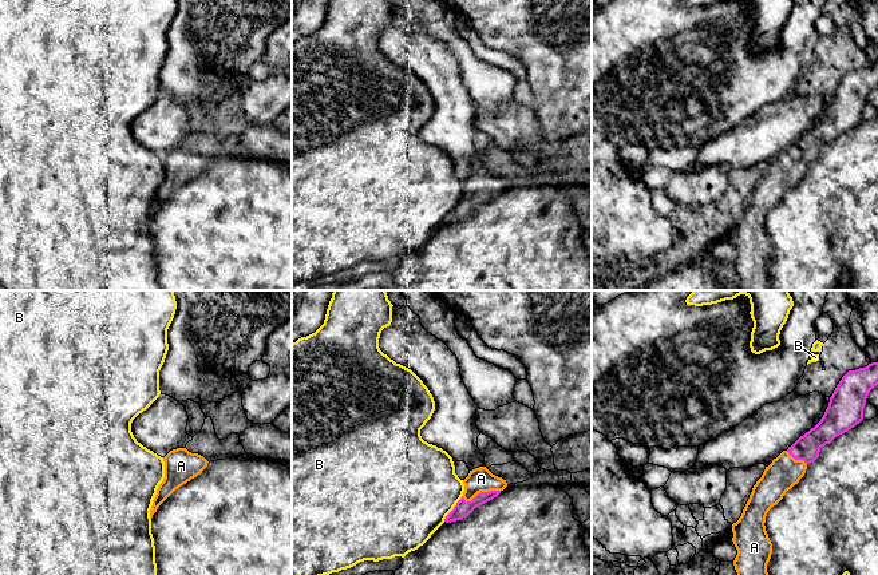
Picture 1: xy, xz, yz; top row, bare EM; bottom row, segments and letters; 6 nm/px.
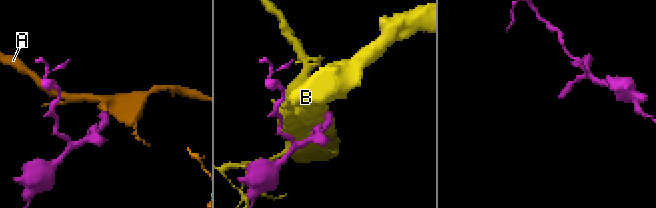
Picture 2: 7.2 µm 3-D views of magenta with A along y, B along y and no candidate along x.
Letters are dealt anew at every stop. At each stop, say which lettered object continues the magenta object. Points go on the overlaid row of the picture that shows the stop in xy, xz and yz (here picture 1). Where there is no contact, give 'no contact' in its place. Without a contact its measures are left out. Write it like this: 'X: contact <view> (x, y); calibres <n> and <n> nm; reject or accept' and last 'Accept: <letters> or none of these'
A: contact xz (481, 492); calibres 100 and 150 nm; accept
B: contact xz (454, 508); calibres 100 and 480 nm; reject
Accept: A

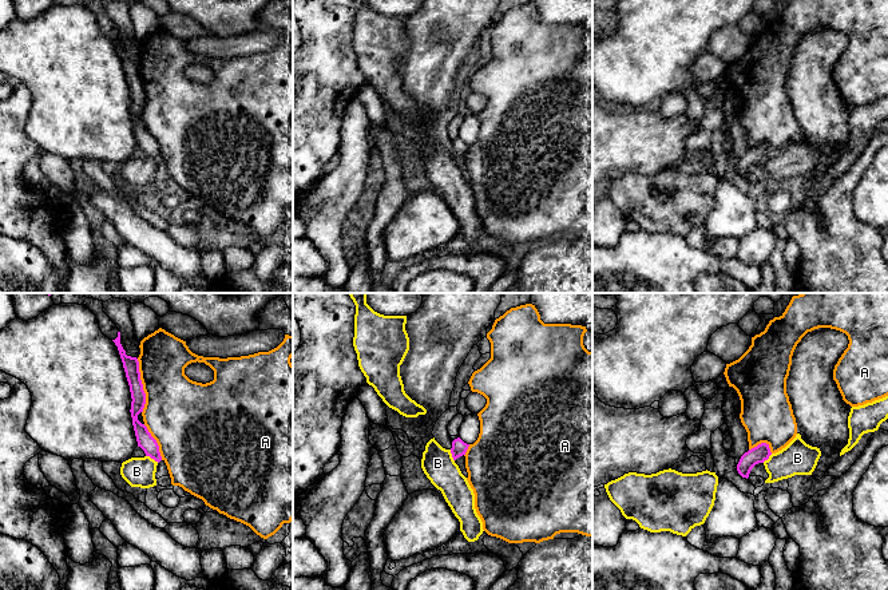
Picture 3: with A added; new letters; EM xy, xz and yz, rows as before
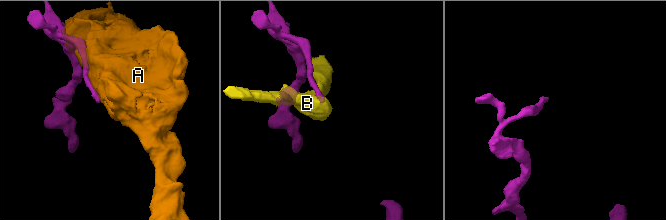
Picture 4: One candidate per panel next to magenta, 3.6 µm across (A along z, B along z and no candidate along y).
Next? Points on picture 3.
A: contact xy (142, 385); calibres 100 and 380 nm; reject
B: contact xy (153, 458); calibres 100 and 180 nm; reject
Accept: none of these

